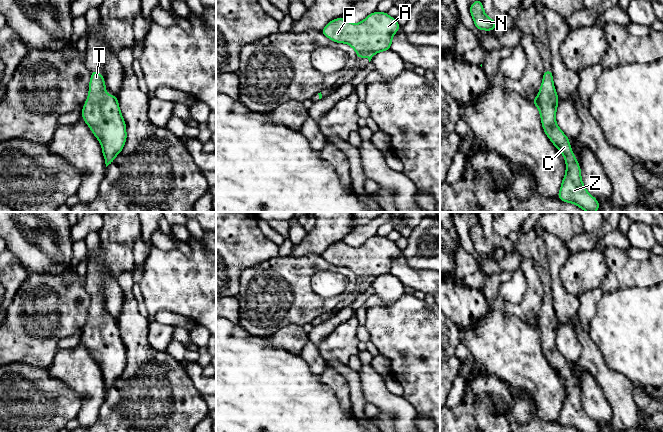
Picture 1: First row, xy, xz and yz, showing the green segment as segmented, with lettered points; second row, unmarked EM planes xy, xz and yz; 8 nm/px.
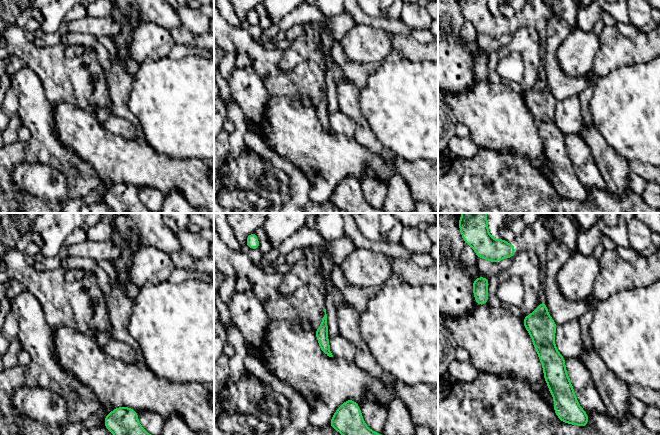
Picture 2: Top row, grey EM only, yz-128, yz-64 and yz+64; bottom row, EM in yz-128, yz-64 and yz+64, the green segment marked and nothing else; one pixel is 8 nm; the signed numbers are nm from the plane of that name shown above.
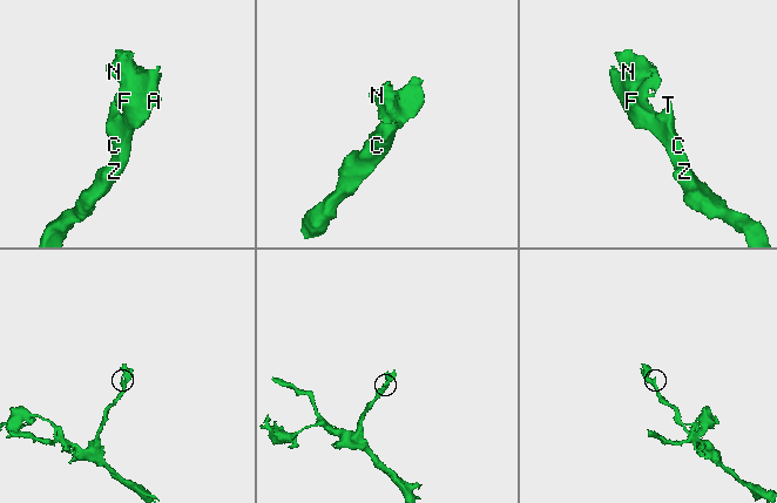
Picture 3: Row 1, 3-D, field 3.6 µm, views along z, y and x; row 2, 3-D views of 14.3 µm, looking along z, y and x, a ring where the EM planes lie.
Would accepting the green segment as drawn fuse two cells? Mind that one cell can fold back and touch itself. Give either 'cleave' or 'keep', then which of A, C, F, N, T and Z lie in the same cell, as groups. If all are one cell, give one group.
keep | A C F N T Z

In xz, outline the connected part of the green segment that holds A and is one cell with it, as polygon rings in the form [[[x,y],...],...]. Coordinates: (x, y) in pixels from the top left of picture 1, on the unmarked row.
[[[376,235],[357,248],[336,242],[321,256],[336,267],[350,269],[356,275],[357,283],[366,280],[370,286],[374,278],[391,273],[393,259],[400,252],[395,242]]]

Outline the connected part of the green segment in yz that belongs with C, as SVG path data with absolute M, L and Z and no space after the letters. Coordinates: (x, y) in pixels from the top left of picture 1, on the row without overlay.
M545 294L539 317L532 327L539 333L542 351L554 370L564 380L566 397L557 421L580 432L600 432L599 426L586 413L581 402L581 392L574 380L569 362L556 348L558 319L551 294Z

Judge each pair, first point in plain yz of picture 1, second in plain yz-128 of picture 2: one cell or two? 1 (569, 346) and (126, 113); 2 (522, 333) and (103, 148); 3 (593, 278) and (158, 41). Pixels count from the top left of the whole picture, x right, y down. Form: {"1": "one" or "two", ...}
{"1": "two", "2": "one", "3": "one"}

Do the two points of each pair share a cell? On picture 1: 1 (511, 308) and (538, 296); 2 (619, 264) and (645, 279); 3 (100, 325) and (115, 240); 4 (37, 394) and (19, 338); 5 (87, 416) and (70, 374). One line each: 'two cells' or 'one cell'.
1: one cell
2: one cell
3: one cell
4: two cells
5: one cell

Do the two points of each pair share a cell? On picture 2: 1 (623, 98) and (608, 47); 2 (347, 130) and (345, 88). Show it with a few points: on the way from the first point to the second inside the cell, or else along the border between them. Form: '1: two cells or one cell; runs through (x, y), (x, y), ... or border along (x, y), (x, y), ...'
1: two cells; border along (637, 63), (619, 66), (598, 77)
2: two cells; border along (339, 108), (353, 120), (354, 136)

